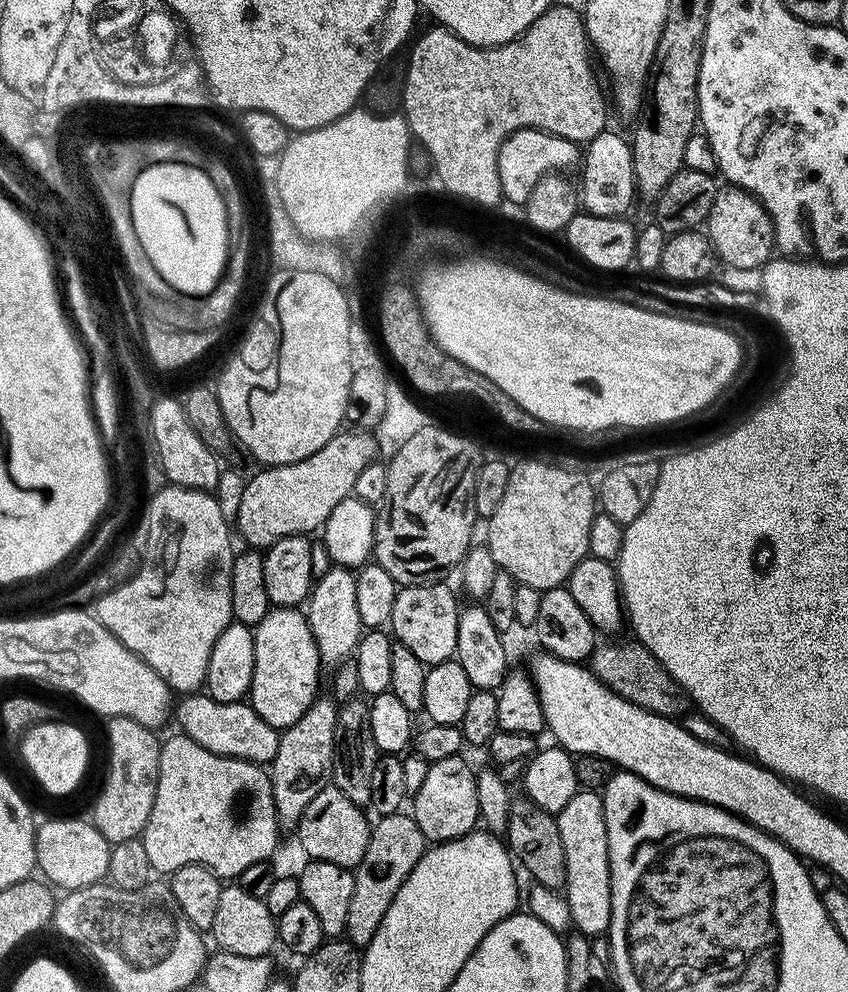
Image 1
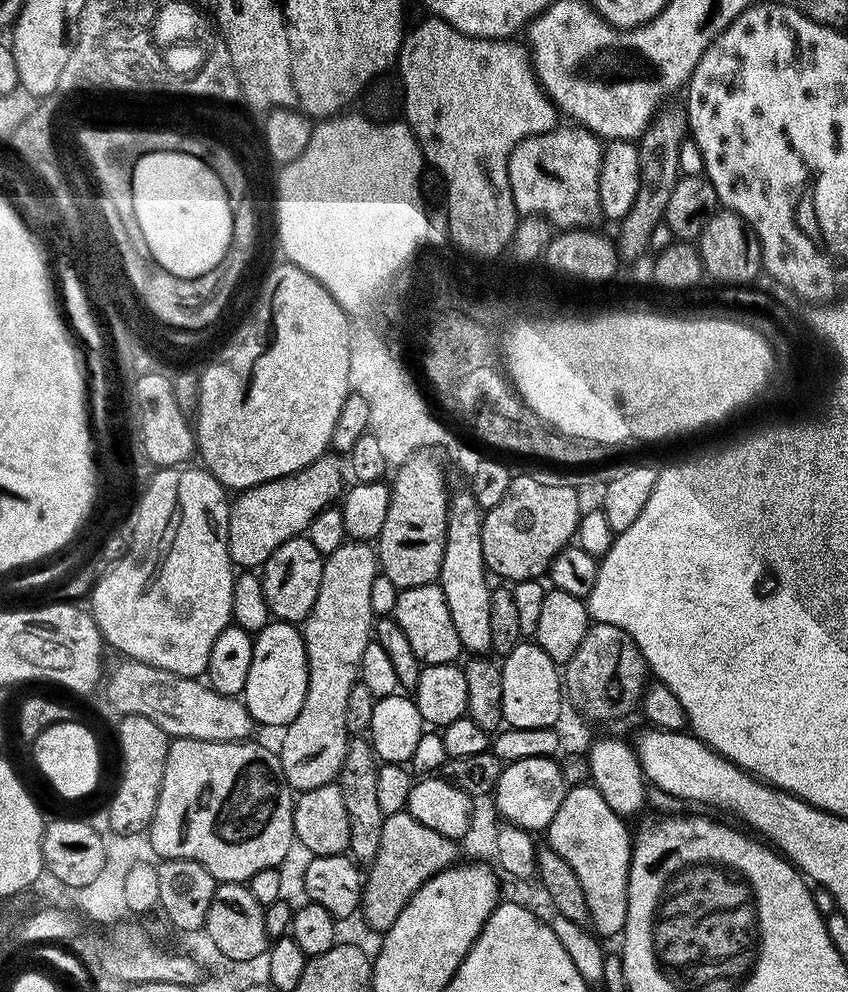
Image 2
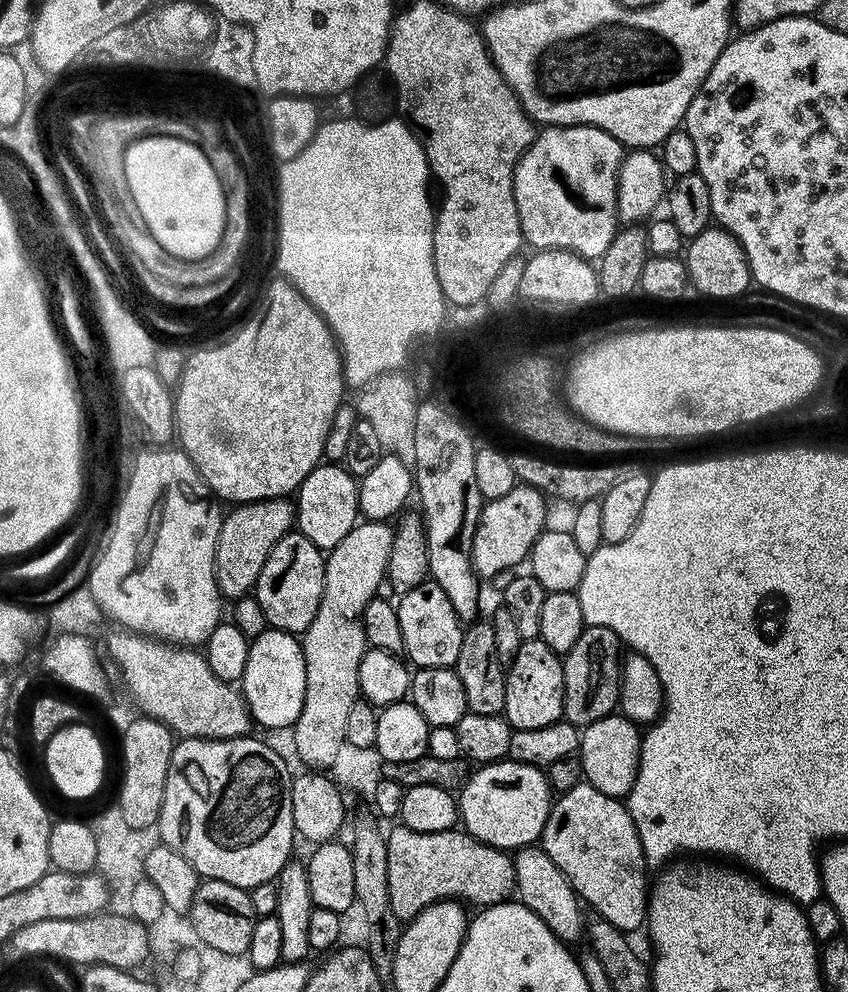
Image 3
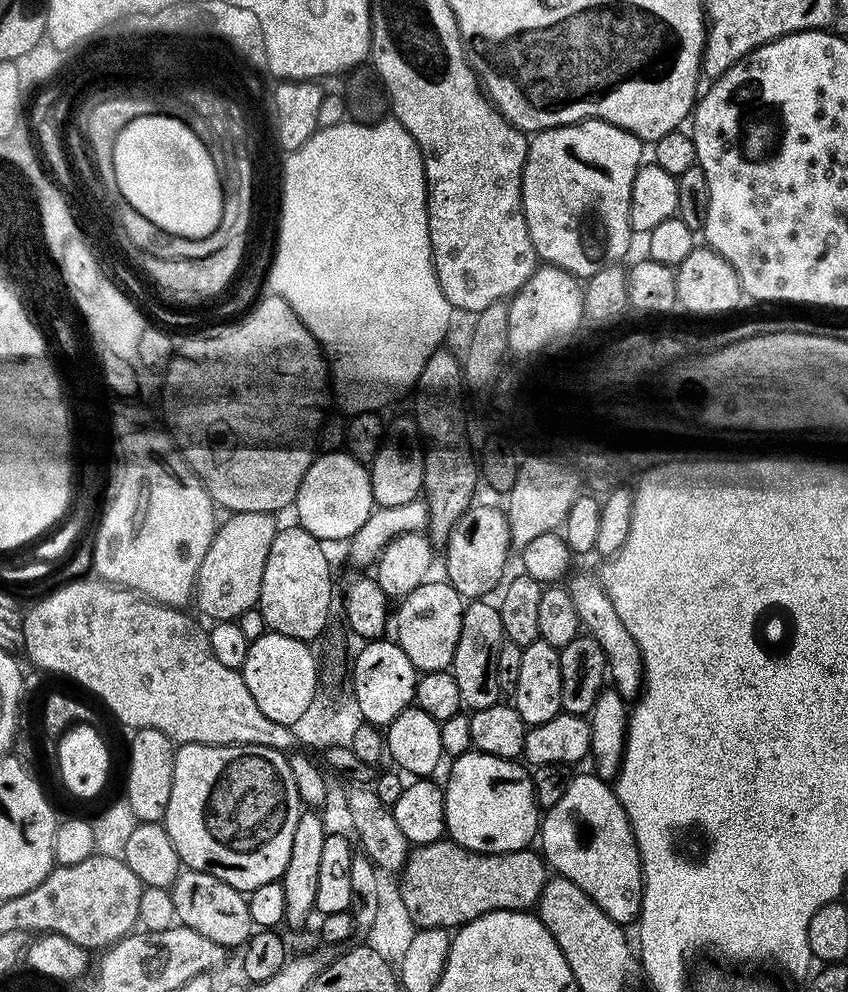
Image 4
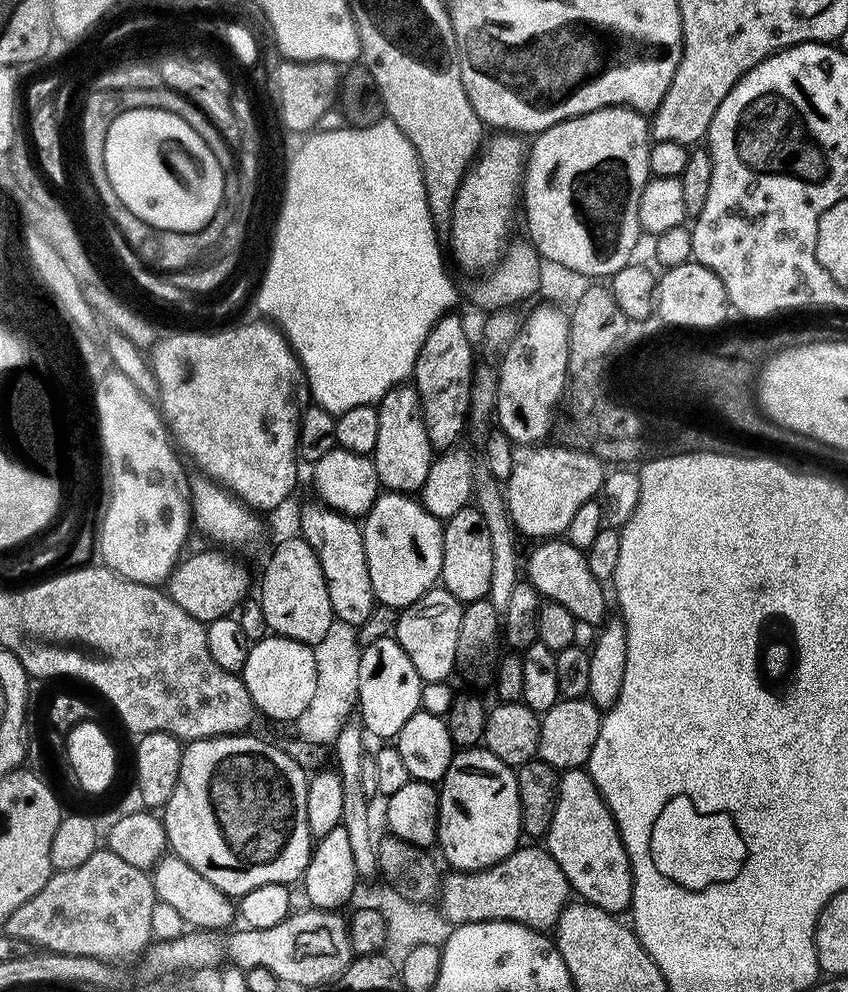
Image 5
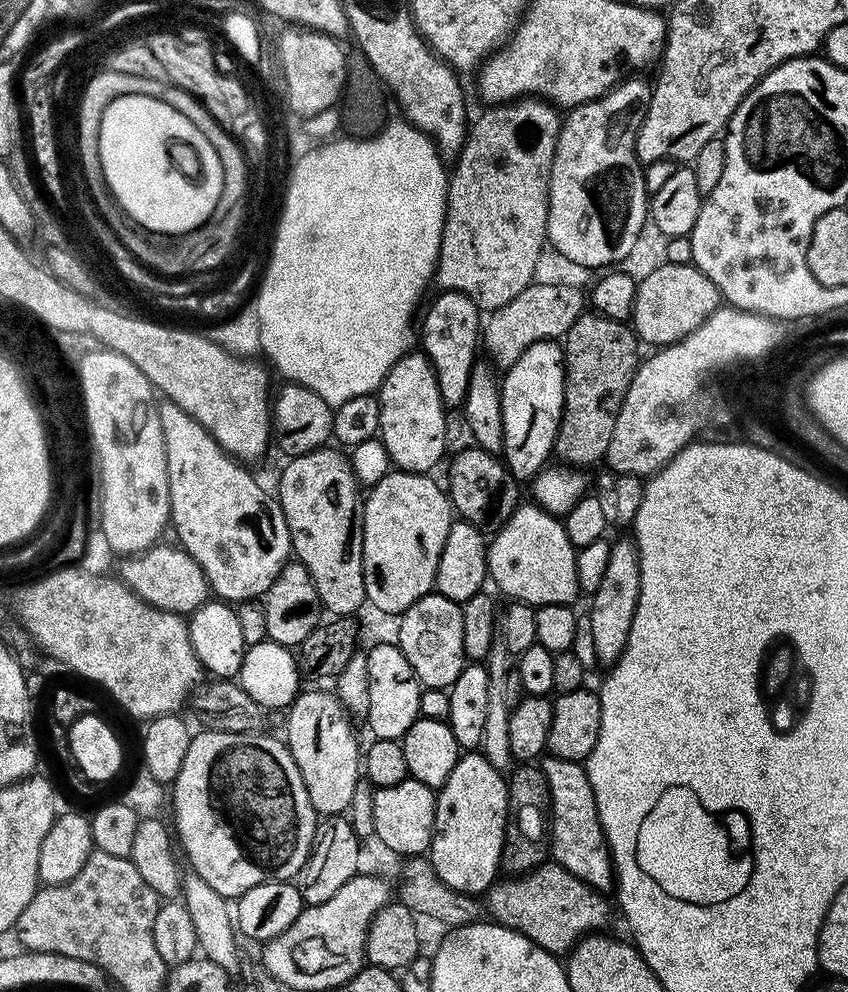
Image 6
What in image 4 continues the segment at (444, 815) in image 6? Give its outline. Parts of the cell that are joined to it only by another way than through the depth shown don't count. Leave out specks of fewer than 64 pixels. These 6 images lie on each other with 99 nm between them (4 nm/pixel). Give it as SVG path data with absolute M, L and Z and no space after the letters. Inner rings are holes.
M469 750L451 761L452 769L448 772L448 781L443 781L444 801L446 802L447 835L471 852L523 852L528 844L537 839L542 823L542 809L534 798L534 786L529 769L516 760L494 758Z

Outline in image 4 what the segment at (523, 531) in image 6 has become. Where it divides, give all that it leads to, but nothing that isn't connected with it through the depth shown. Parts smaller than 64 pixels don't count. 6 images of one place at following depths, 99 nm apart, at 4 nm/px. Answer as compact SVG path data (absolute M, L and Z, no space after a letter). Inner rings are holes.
M595 575L576 576L572 581L567 581L566 587L570 598L574 598L574 610L578 610L583 631L594 637L598 646L602 646L606 654L608 680L611 687L616 689L625 702L635 701L644 686L644 660L642 650L638 650L638 642L634 642L634 634L630 634L622 618L618 618L618 610L614 610L614 602L610 602L604 585Z

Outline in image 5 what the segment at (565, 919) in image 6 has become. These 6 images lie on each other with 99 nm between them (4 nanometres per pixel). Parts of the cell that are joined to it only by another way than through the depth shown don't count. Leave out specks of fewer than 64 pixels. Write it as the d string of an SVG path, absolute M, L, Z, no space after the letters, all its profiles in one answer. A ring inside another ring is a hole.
M517 847L502 862L477 872L449 871L443 877L442 899L438 904L439 914L444 920L452 926L505 920L536 932L547 933L555 929L559 915L570 903L568 879L547 847L524 847Z

